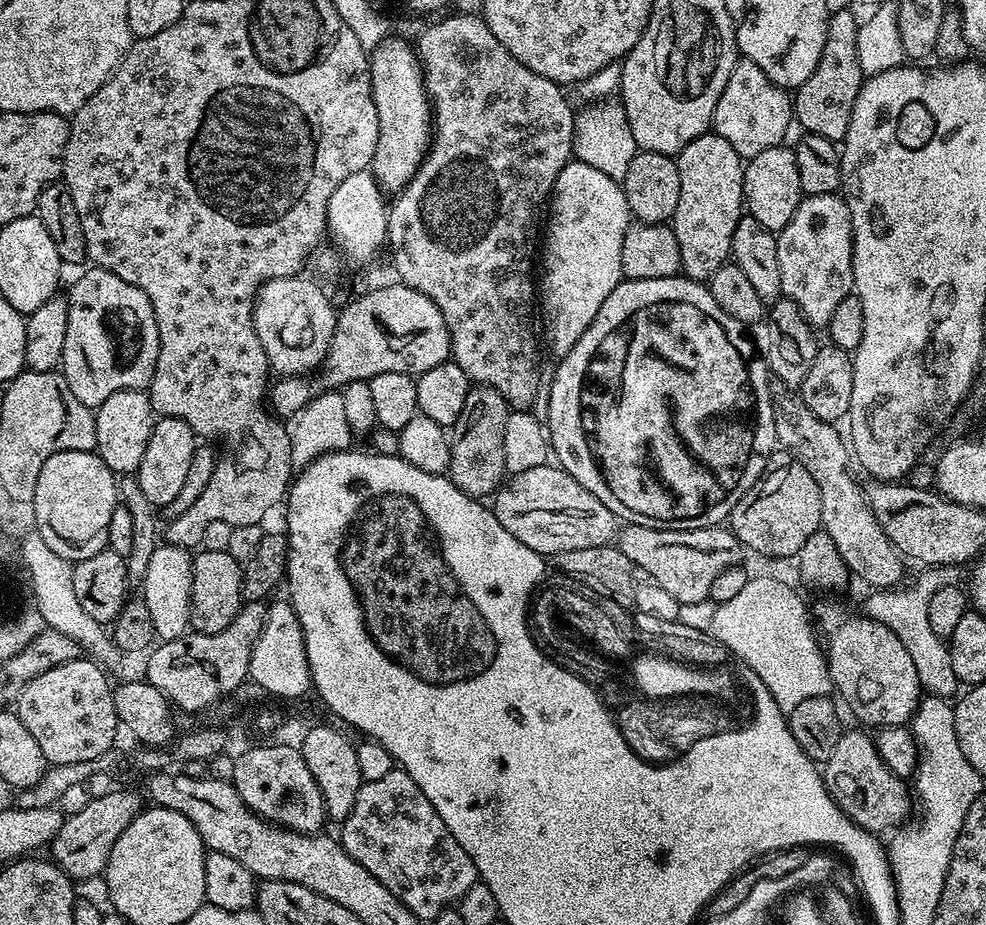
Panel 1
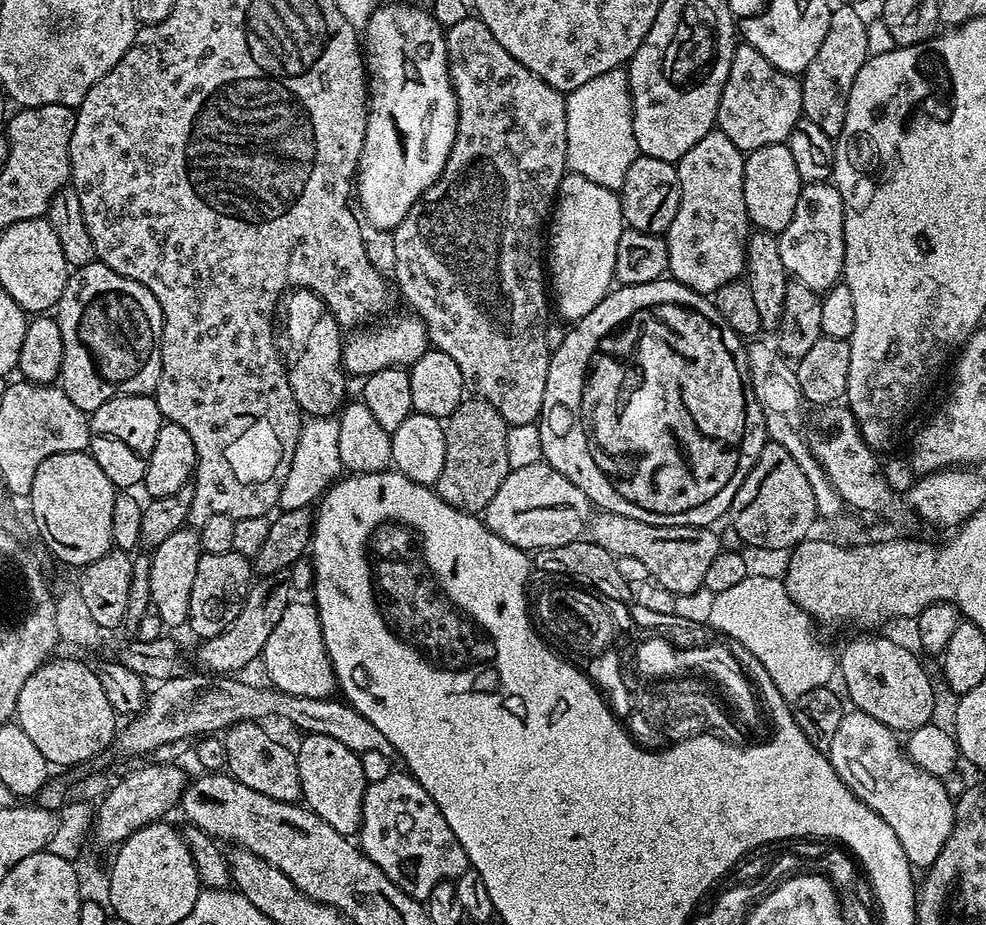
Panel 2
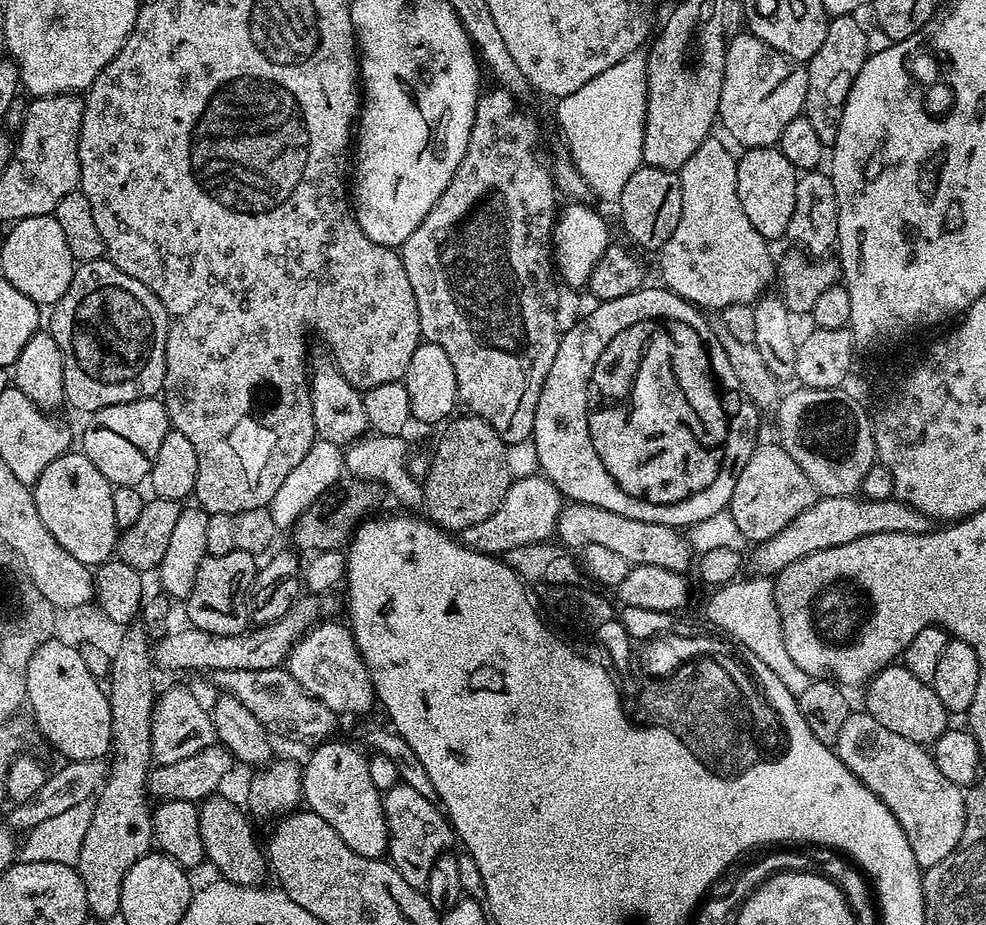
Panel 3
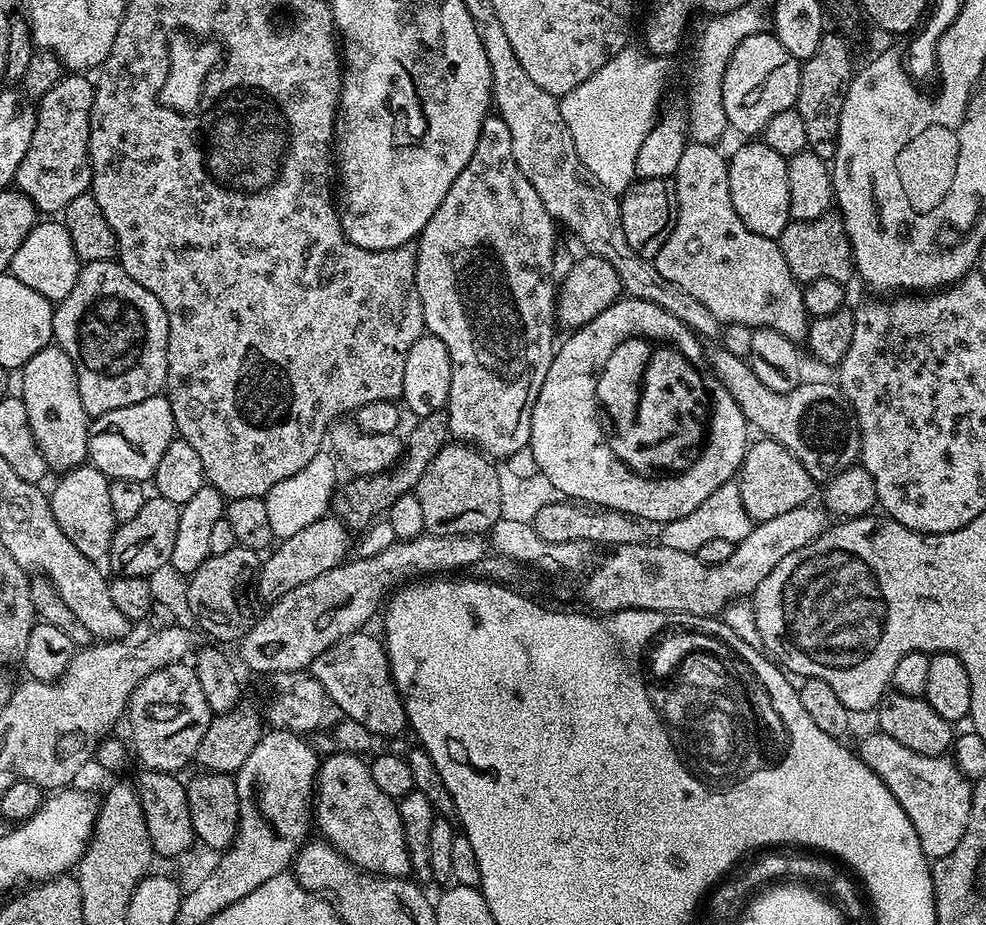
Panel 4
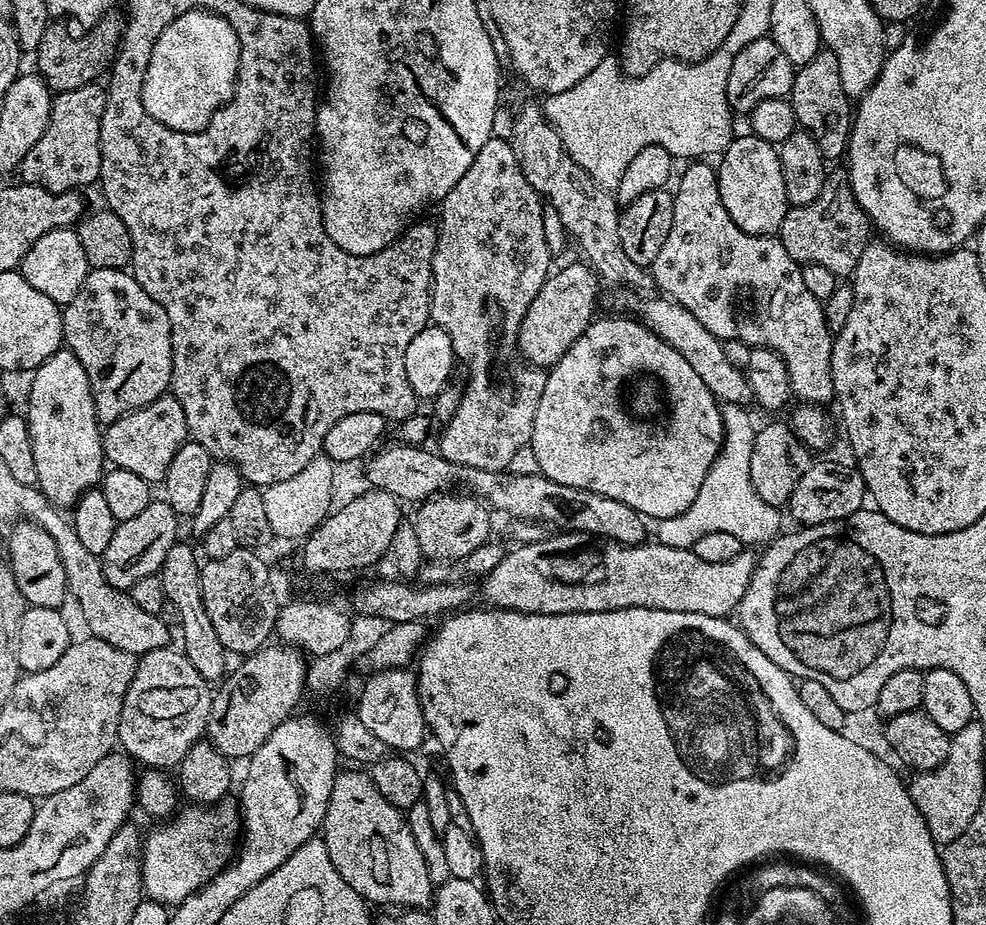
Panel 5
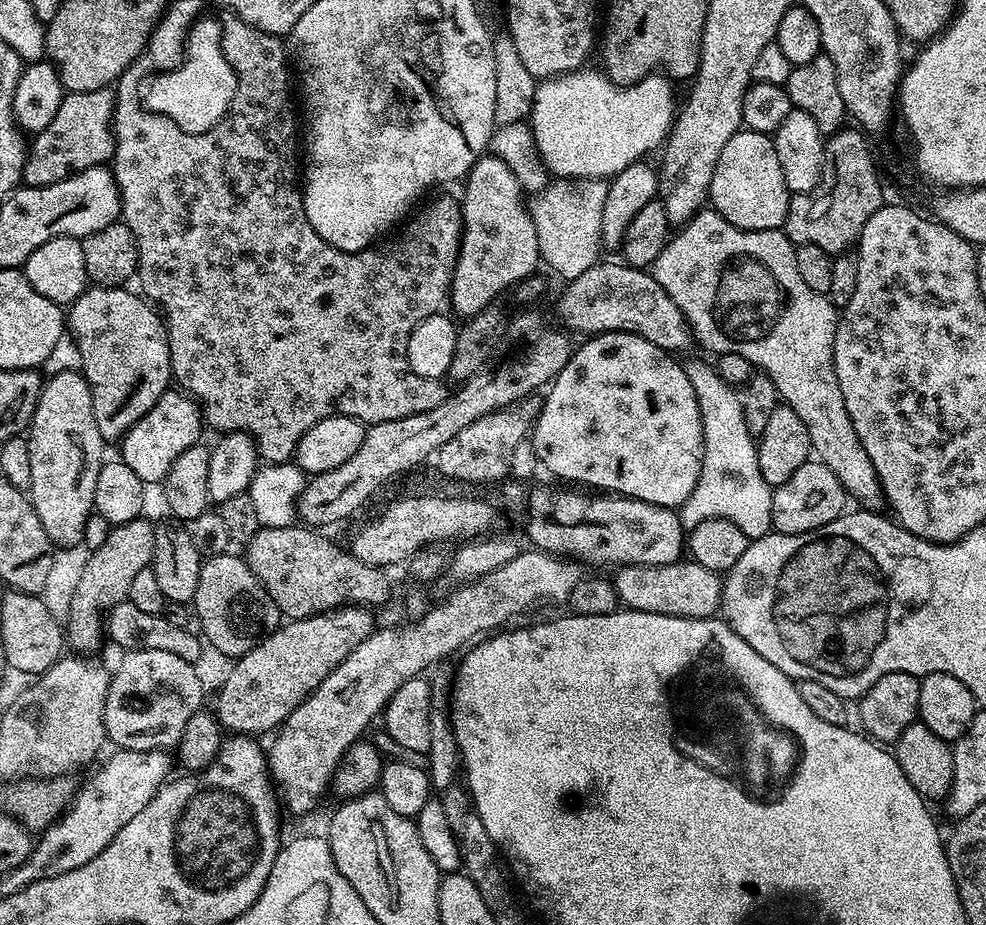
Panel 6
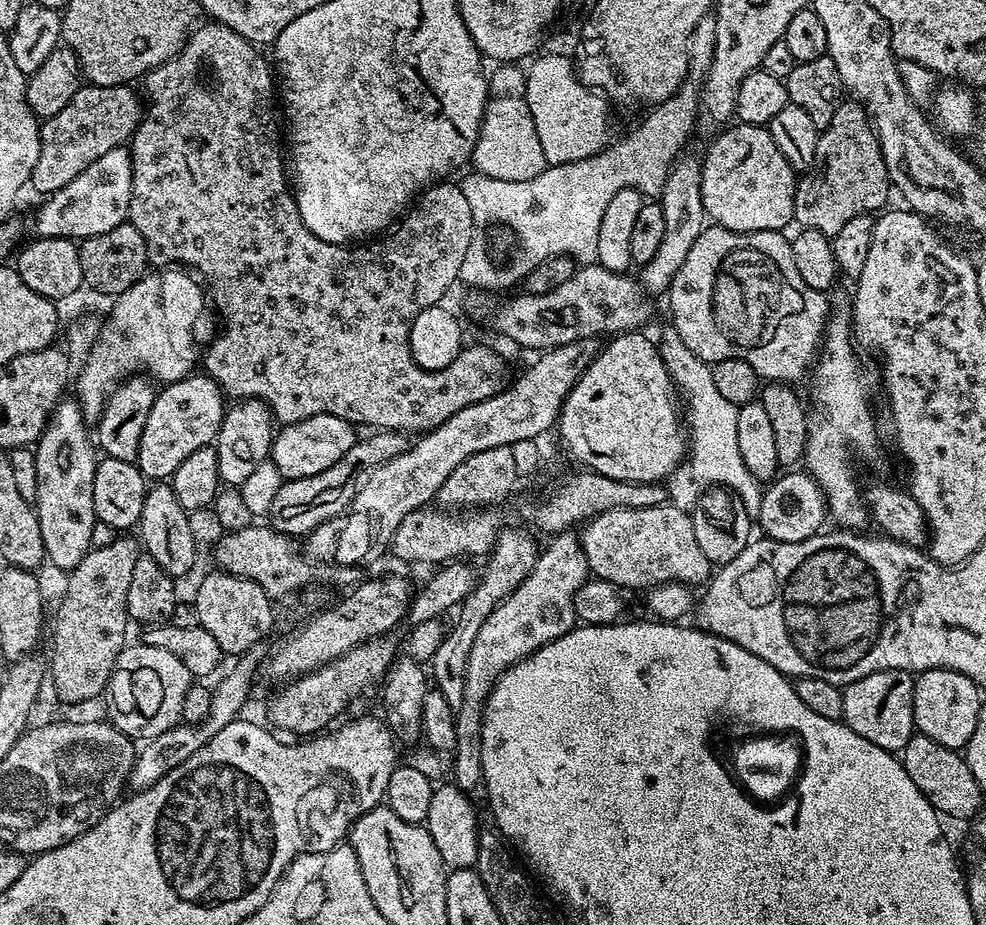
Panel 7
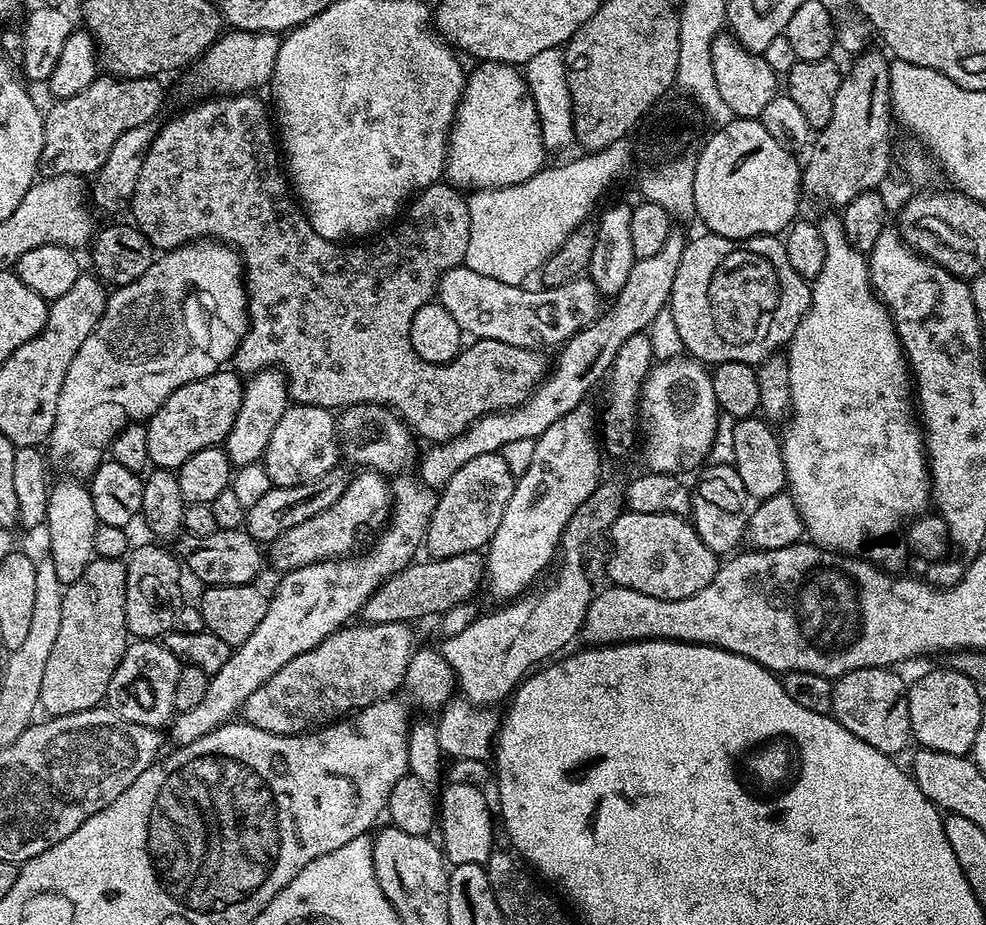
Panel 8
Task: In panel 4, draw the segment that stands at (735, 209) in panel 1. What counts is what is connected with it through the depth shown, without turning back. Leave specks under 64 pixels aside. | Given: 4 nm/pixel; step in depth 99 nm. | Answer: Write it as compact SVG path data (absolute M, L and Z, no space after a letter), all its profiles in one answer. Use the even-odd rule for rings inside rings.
M695 142L685 143L682 150L682 158L678 158L678 166L674 173L674 183L676 186L676 221L670 230L670 238L666 238L666 242L662 246L662 250L658 250L654 261L658 274L662 274L662 278L666 278L666 282L674 282L674 286L682 286L682 290L686 290L686 294L690 294L694 298L698 298L698 302L702 302L702 306L706 306L706 310L710 310L710 314L714 314L714 318L720 320L721 325L725 324L745 324L751 328L773 328L778 330L778 334L782 334L786 338L800 342L808 335L809 314L804 309L804 294L801 285L795 276L790 274L790 266L786 266L786 258L782 258L782 250L779 243L773 237L763 236L762 234L754 234L746 226L746 222L742 222L742 218L738 218L738 210L734 210L734 202L730 202L730 178L728 177L728 160L719 152L716 144L698 144Z

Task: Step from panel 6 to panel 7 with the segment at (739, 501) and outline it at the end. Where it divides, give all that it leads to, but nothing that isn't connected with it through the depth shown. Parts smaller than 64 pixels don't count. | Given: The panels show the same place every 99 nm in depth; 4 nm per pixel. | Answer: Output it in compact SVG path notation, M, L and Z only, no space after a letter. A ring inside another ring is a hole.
M666 326L660 340L657 341L659 356L667 368L668 376L678 389L679 395L684 396L687 412L684 416L690 441L690 466L693 476L706 486L727 488L741 501L741 504L751 516L759 515L763 489L761 483L746 470L746 464L739 453L737 423L738 406L723 397L714 383L711 365L698 358L682 341L676 328Z

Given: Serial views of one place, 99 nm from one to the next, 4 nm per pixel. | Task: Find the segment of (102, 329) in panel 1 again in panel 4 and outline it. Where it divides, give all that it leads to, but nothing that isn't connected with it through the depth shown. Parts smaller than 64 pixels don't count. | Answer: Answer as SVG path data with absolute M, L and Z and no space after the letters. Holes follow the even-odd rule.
M116 260L81 267L74 290L55 305L52 335L74 362L78 394L82 394L82 406L89 418L161 395L168 373L166 310Z

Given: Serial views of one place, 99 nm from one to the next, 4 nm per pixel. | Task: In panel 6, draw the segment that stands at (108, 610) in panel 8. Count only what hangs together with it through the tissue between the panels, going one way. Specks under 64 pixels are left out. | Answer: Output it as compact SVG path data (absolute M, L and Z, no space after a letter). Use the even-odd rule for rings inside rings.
M137 518L125 524L115 525L109 531L102 546L91 549L90 560L74 590L73 604L66 619L66 640L77 653L96 654L100 639L106 636L106 620L100 616L100 608L110 610L121 602L127 601L130 582L134 582L138 570L149 567L154 554L154 538L157 525L145 518Z

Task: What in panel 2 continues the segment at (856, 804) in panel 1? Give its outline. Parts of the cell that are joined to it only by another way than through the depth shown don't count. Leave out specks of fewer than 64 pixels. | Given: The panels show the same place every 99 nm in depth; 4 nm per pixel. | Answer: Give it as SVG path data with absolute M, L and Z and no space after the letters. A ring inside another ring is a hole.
M848 710L842 722L838 722L834 742L830 742L826 755L837 774L849 776L850 780L852 775L856 797L867 804L871 812L878 813L894 834L898 834L902 850L913 869L927 870L952 836L956 824L954 796L944 789L945 781L941 777L922 770L908 756L901 741L899 744L896 740L899 740L897 733L878 722L878 718Z

